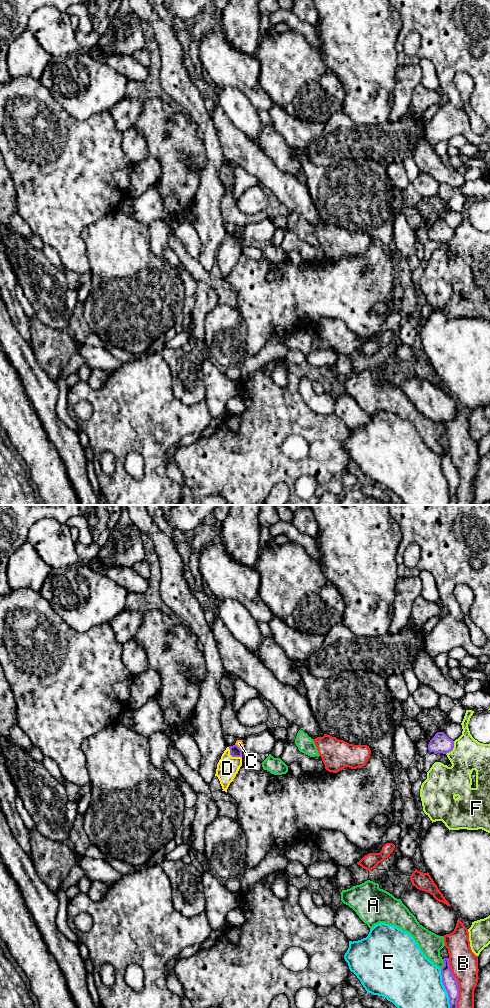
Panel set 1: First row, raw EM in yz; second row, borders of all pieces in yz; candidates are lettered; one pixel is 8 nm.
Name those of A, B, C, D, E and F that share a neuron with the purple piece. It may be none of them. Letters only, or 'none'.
D

